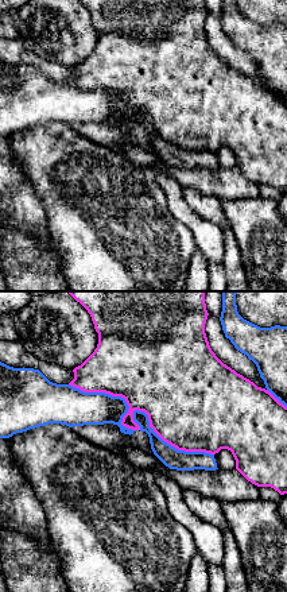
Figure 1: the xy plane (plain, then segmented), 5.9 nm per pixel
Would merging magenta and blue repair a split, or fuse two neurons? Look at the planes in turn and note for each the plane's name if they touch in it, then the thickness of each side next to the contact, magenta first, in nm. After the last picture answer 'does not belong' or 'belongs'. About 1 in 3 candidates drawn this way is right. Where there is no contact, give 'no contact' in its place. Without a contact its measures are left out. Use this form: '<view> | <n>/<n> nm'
xy | 500/120 nm

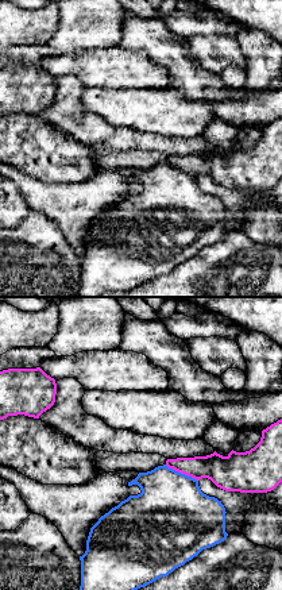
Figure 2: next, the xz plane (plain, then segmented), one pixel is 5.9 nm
xz | 180/440 nm

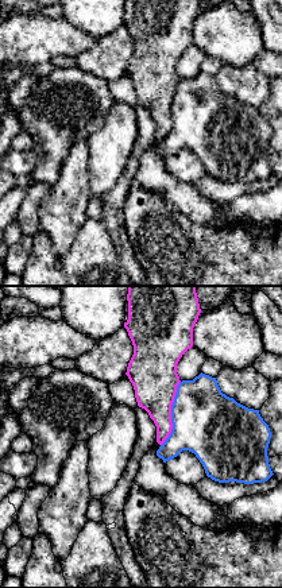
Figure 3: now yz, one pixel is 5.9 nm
yz | 280/400 nm

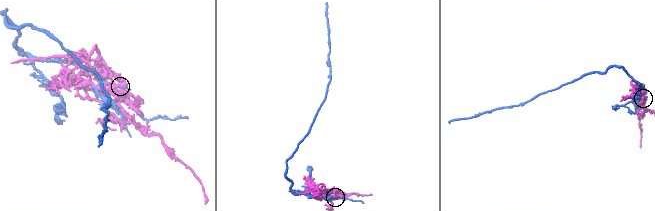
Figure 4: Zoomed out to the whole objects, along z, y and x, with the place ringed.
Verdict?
does not belong

